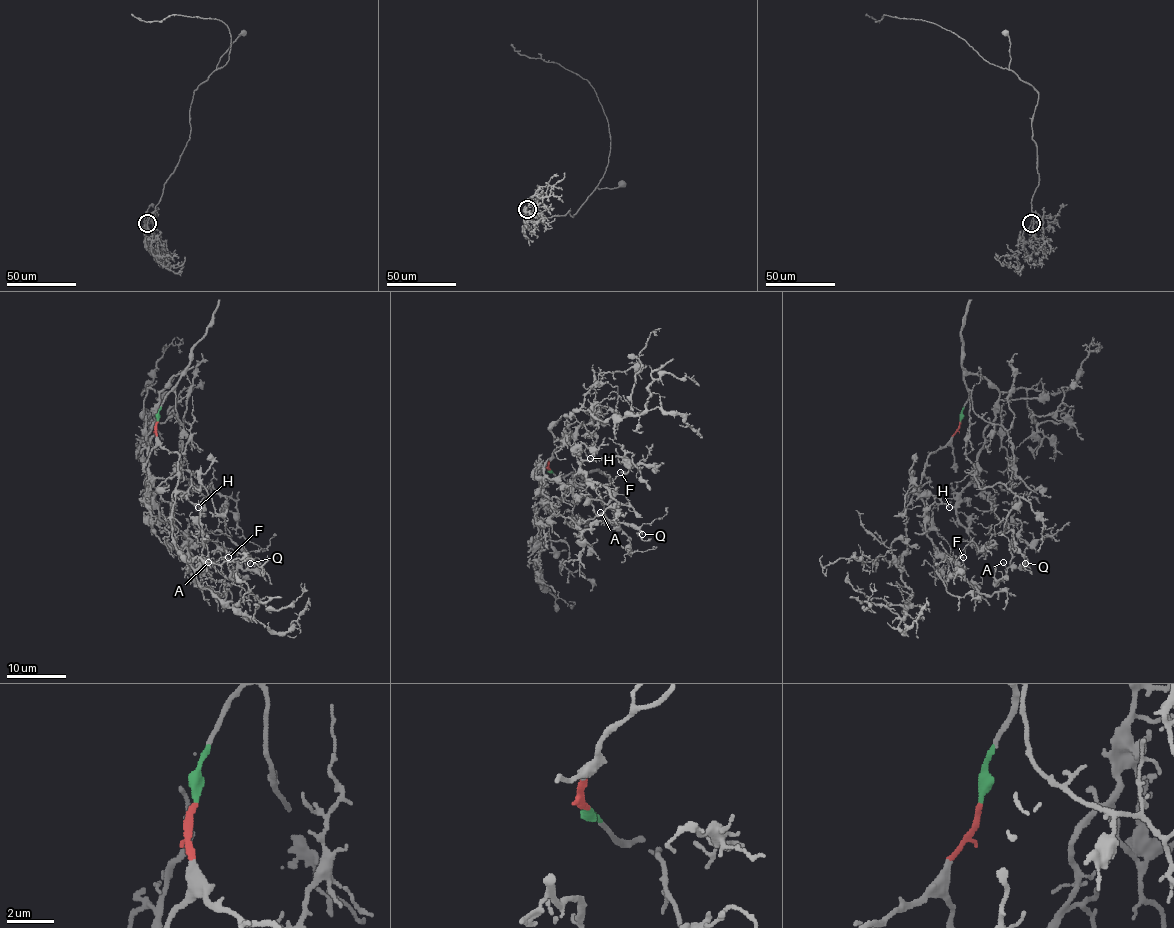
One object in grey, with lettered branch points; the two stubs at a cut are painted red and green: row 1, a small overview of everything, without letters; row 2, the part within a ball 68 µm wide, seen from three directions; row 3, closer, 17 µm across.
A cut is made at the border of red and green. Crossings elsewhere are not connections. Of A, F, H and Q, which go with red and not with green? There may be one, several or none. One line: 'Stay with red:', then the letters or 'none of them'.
Stay with red: F, H

